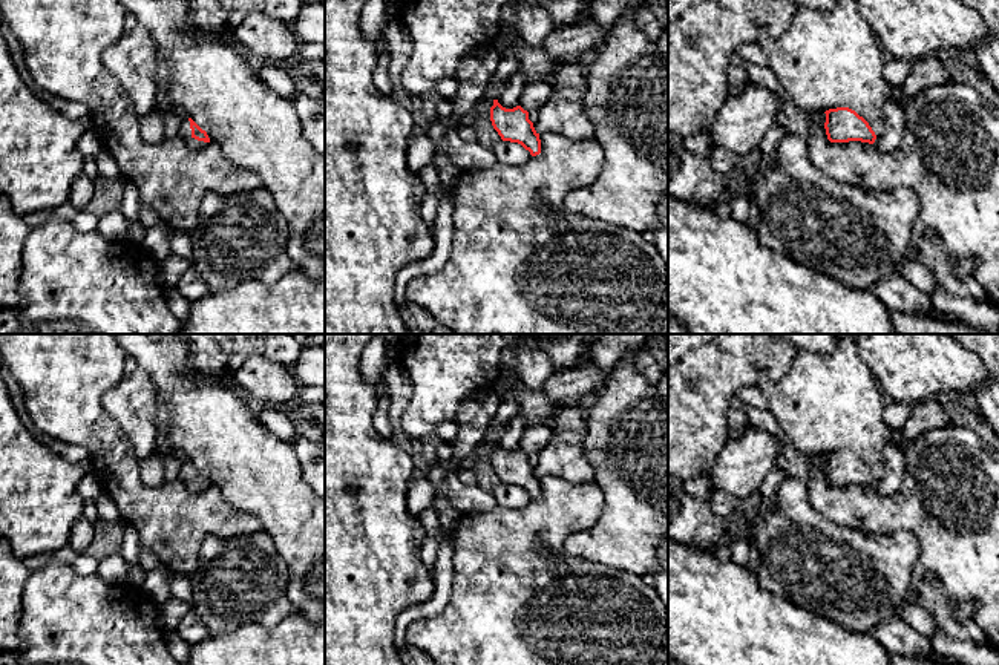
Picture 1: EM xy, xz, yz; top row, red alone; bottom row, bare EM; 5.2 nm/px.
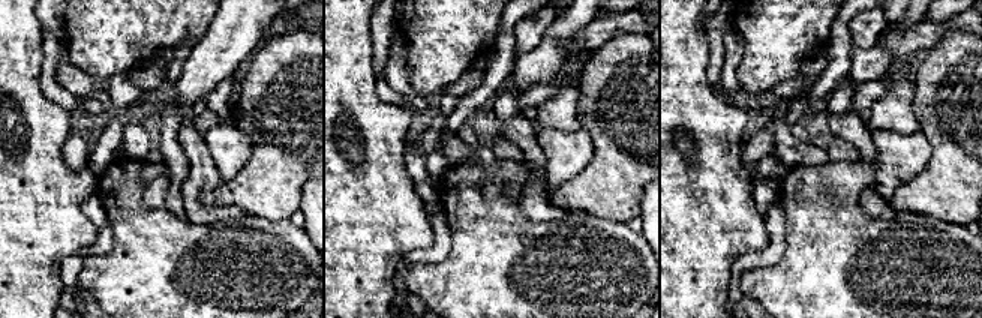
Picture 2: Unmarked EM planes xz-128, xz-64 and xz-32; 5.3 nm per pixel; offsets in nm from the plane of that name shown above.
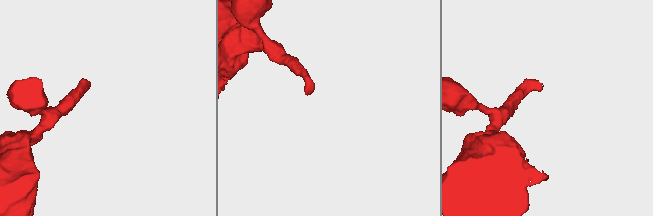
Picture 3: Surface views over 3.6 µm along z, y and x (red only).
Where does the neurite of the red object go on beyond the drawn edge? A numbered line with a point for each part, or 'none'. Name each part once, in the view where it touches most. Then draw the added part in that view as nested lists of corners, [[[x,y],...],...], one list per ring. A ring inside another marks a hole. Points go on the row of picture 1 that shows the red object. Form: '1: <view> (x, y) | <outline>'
1: xy (184, 132) | [[[182,115],[181,126],[179,126],[178,138],[184,139],[185,144],[193,150],[199,150],[208,144],[204,141],[198,141],[192,136],[188,116],[184,116],[184,115]]]

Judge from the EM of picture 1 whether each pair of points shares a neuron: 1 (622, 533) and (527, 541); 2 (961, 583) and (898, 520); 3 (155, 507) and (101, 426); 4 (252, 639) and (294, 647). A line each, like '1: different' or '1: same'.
1: different
2: same
3: same
4: same

